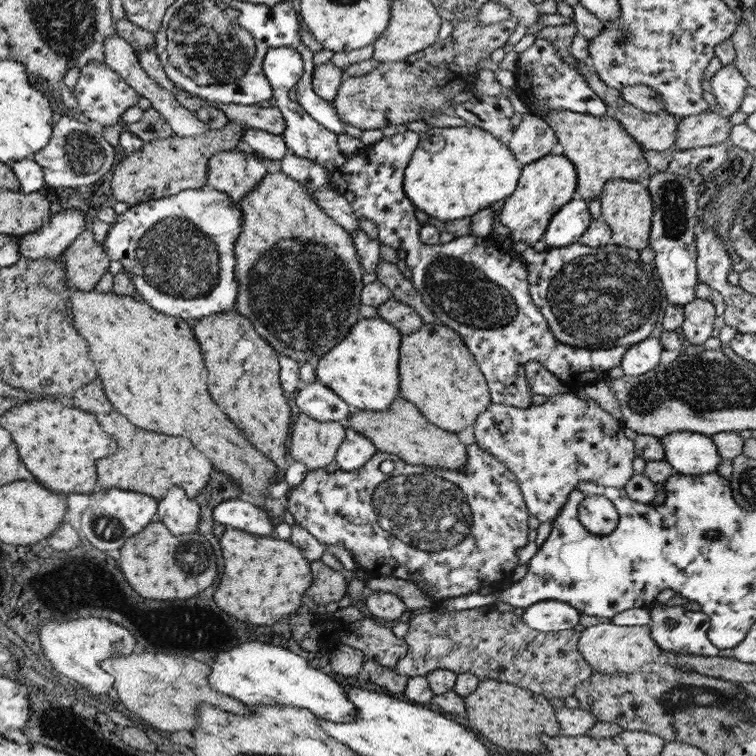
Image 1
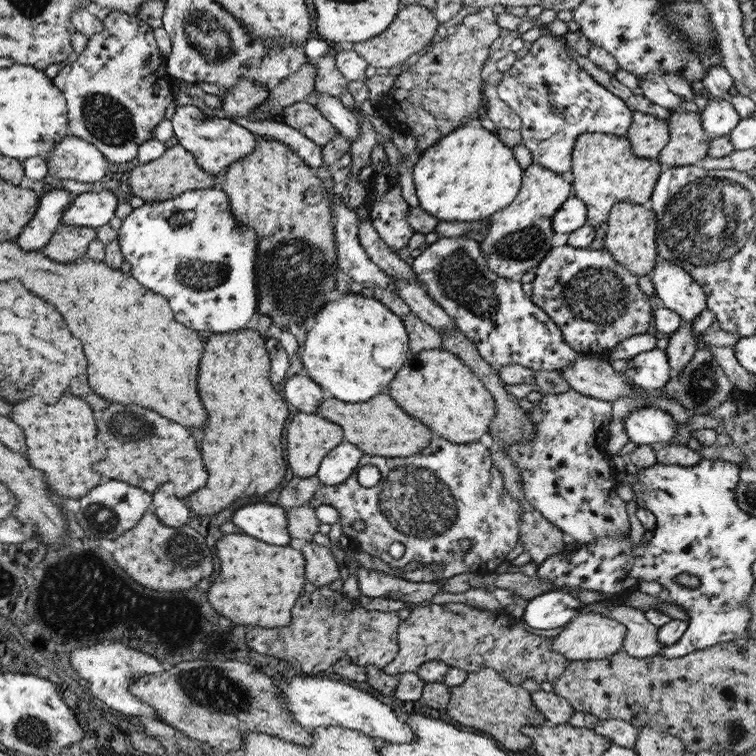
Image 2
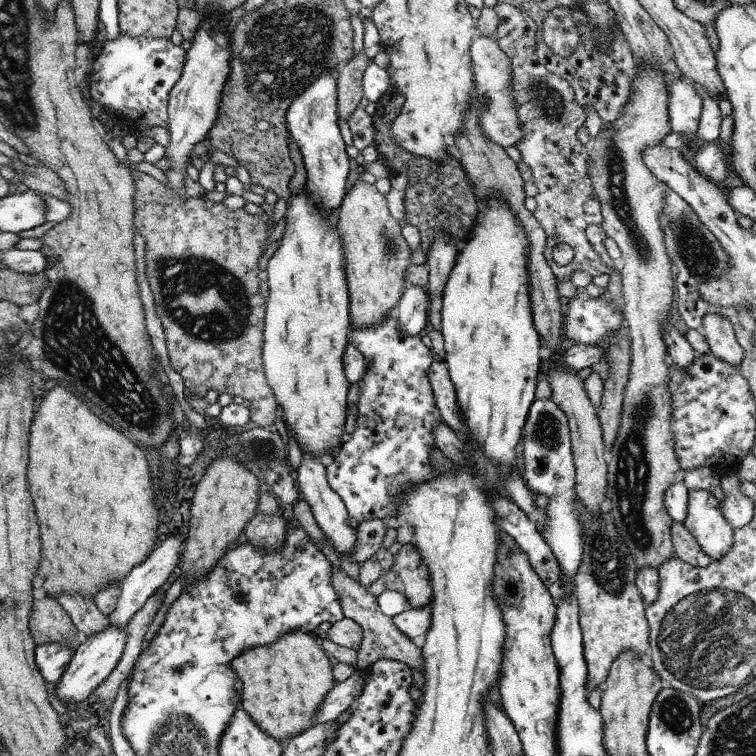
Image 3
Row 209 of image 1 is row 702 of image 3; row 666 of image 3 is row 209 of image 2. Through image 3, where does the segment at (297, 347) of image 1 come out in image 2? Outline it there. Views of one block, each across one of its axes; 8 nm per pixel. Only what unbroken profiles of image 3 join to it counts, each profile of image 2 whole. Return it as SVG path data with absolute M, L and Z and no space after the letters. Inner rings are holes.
M255 135L255 140L253 152L226 168L222 191L228 198L235 223L245 233L250 231L257 243L254 266L256 313L269 317L273 332L291 328L293 324L303 324L305 318L310 322L313 314L328 302L323 292L335 289L335 282L339 280L335 275L336 268L332 267L336 266L337 260L336 242L331 224L333 214L329 209L330 193L315 177L313 168L307 167L287 144L268 136Z

